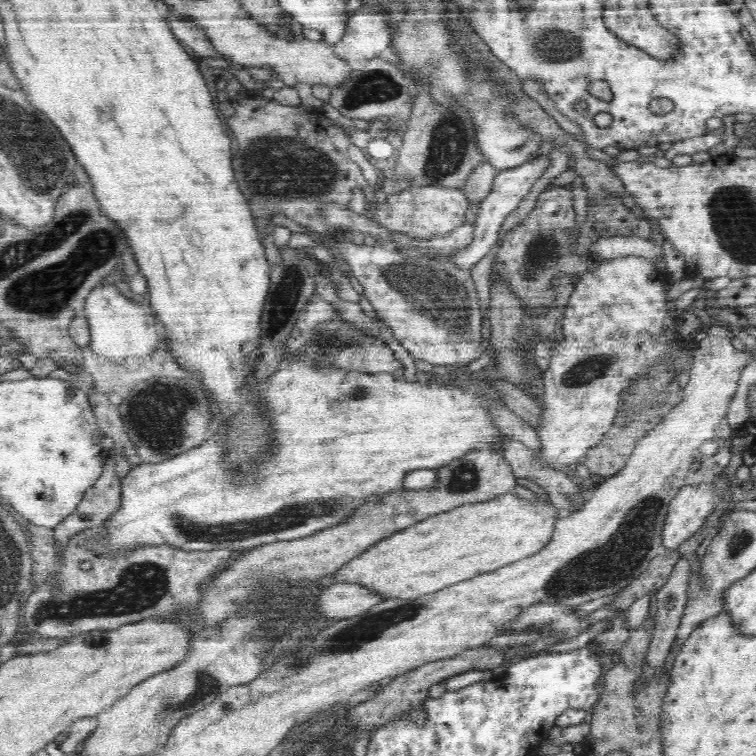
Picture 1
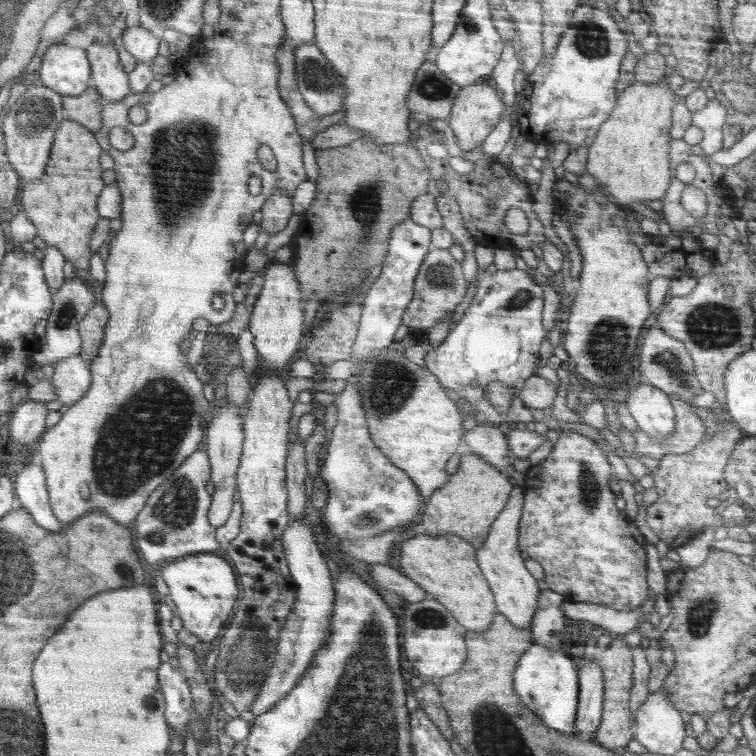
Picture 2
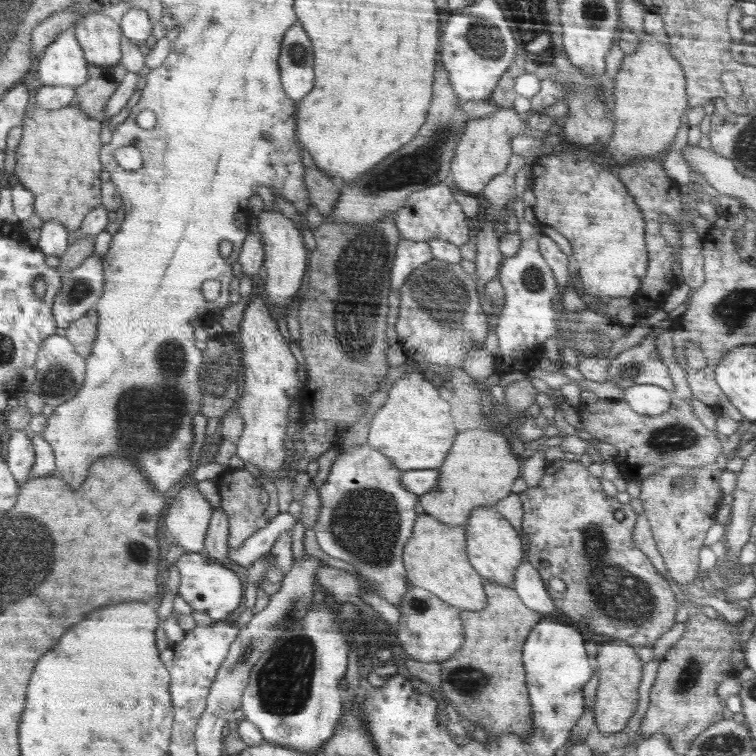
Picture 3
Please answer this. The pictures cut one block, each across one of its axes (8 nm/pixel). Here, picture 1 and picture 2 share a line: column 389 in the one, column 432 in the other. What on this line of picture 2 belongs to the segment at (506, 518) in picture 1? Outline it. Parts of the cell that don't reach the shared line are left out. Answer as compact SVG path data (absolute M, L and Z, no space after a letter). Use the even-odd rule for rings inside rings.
M419 531L416 537L401 545L400 568L412 581L419 583L428 596L442 602L468 626L467 630L484 632L494 624L498 613L490 585L480 570L477 551L466 539L456 534L432 536Z

